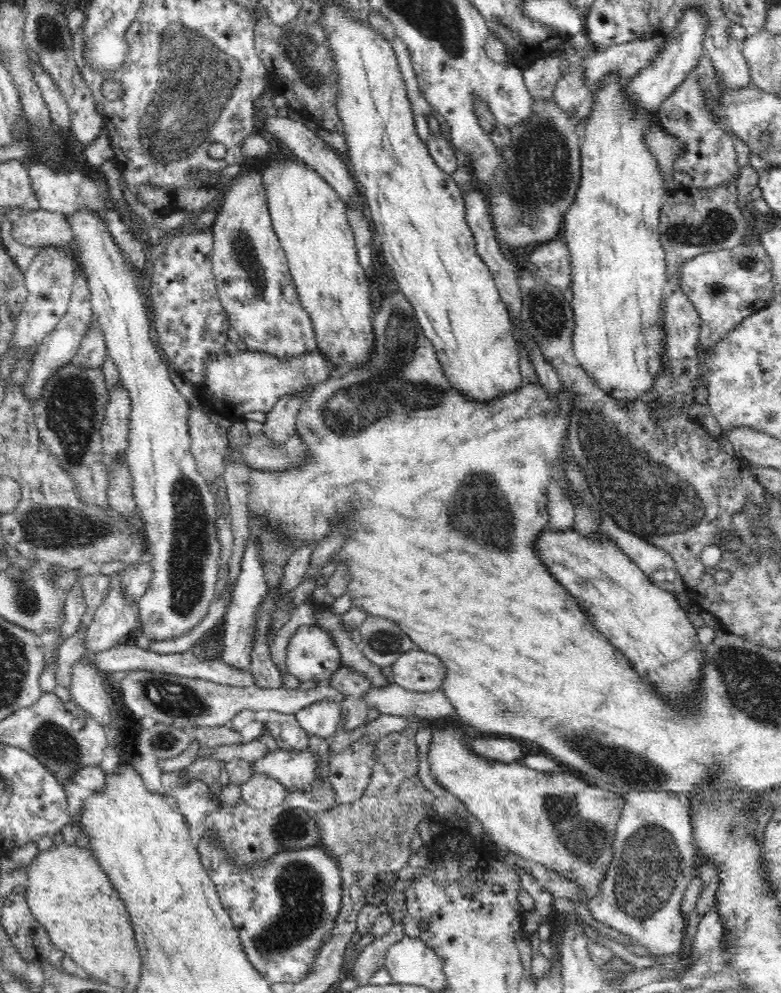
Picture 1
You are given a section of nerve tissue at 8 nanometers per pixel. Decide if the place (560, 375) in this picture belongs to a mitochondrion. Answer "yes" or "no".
no

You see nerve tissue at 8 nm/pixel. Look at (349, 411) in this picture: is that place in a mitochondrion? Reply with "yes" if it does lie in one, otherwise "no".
yes

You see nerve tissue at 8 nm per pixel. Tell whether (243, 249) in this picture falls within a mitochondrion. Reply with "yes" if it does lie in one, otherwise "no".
yes

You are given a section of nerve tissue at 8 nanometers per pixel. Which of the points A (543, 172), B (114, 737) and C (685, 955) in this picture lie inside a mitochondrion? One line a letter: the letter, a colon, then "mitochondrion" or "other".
A: mitochondrion
B: other
C: other

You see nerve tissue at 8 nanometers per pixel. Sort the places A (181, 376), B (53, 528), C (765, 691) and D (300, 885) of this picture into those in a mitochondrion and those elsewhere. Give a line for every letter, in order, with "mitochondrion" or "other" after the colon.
A: other
B: mitochondrion
C: mitochondrion
D: mitochondrion

